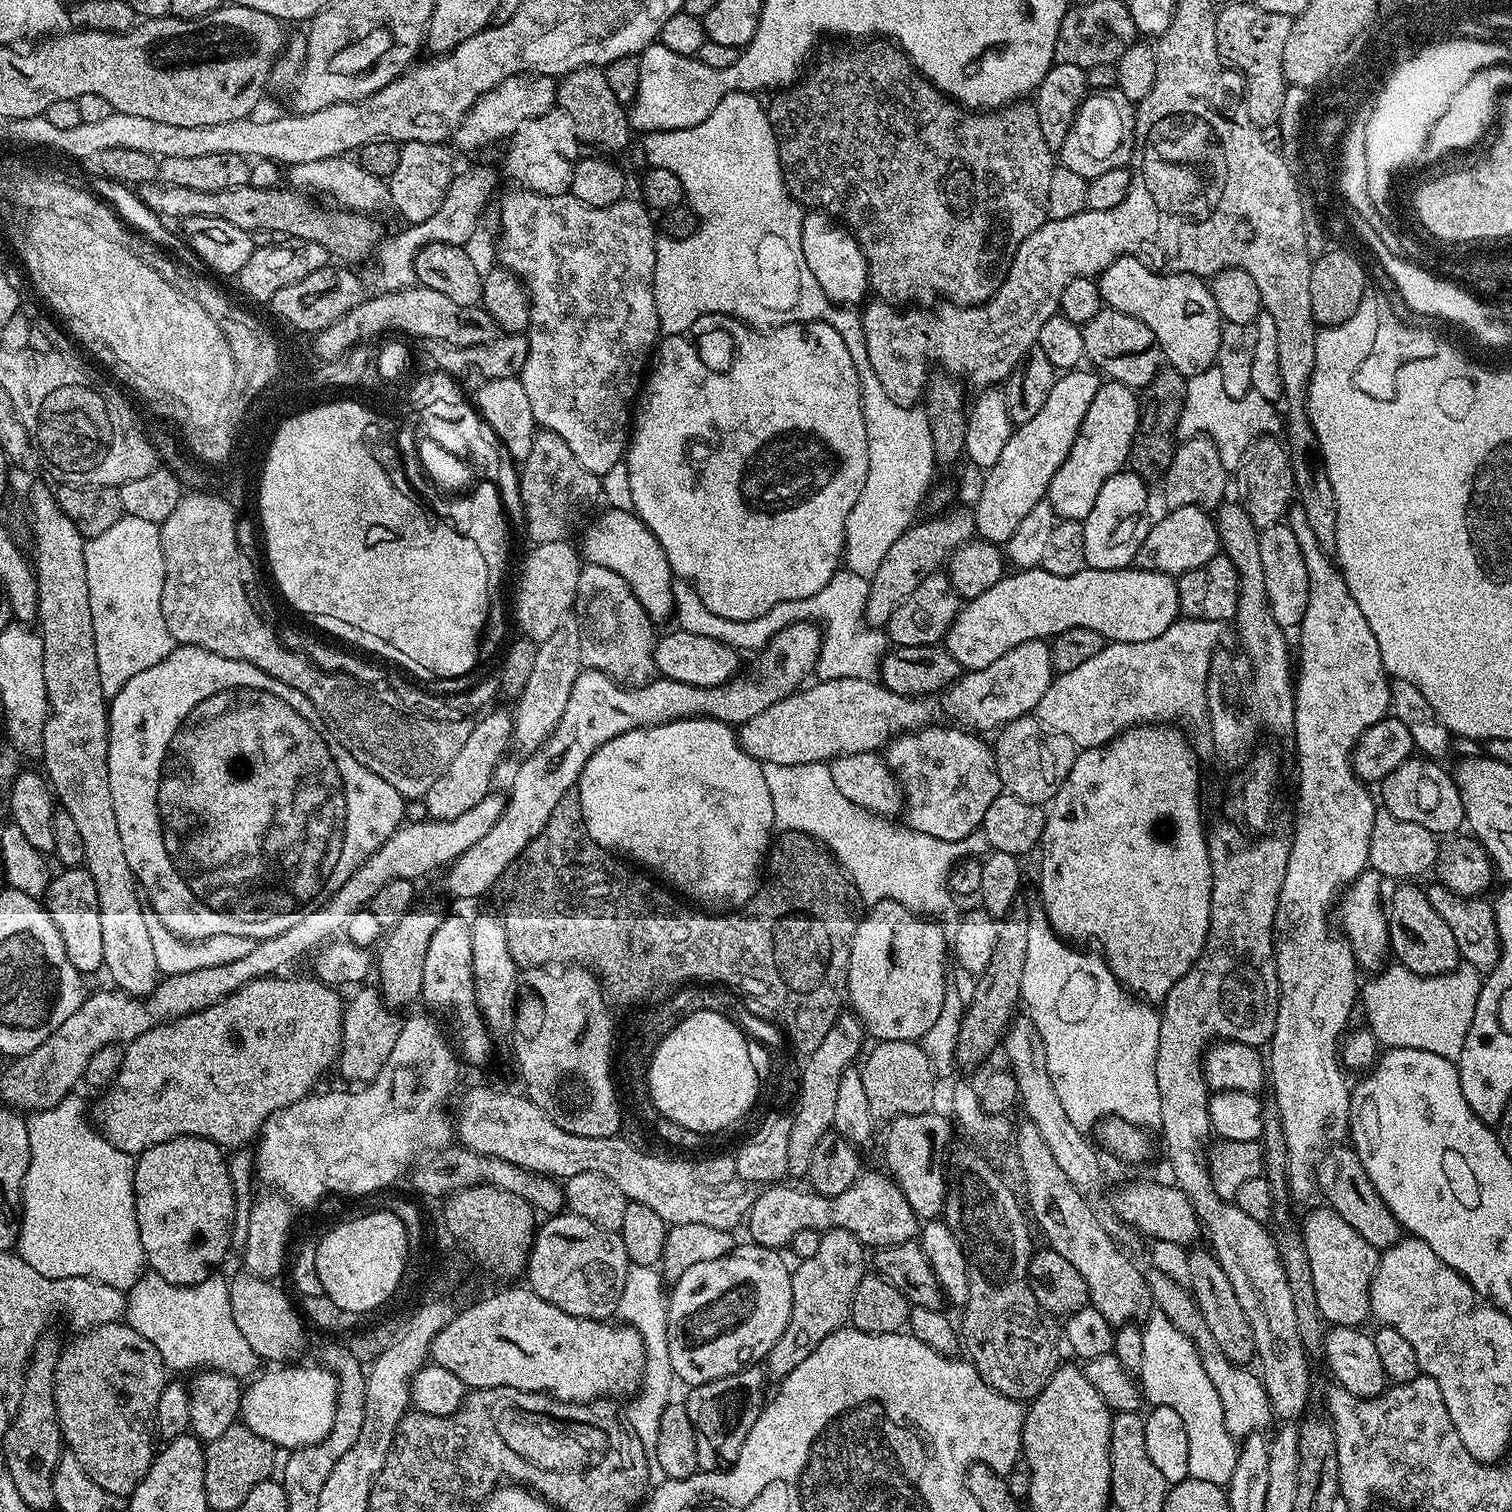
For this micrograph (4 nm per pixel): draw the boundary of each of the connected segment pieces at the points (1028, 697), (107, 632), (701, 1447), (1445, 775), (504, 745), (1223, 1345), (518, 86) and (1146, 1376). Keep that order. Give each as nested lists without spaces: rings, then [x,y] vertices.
[[[1049,641],[1022,642],[1014,646],[1014,650],[1006,650],[1006,654],[998,658],[998,662],[990,662],[990,666],[985,668],[965,671],[960,679],[947,689],[943,697],[944,708],[956,719],[953,721],[981,733],[991,733],[1036,709],[1042,694],[1046,694],[1053,679],[1054,653]]]
[[[121,516],[110,530],[91,537],[85,543],[86,586],[90,586],[90,618],[94,618],[94,646],[98,654],[98,678],[102,682],[105,697],[111,698],[142,670],[158,666],[162,658],[172,652],[174,641],[166,630],[166,618],[162,618],[162,586],[164,585],[164,559],[160,525],[146,522],[146,518]]]
[[[749,1366],[741,1372],[718,1378],[714,1382],[689,1387],[686,1410],[694,1426],[698,1446],[698,1469],[701,1472],[718,1472],[727,1469],[738,1458],[750,1426],[758,1422],[766,1403],[764,1396],[766,1372],[763,1367]]]
[[[1413,758],[1402,762],[1402,766],[1398,766],[1398,770],[1386,774],[1386,778],[1378,785],[1383,811],[1394,814],[1394,818],[1402,818],[1402,822],[1418,822],[1418,826],[1426,826],[1426,830],[1437,834],[1452,832],[1459,824],[1463,825],[1465,823],[1464,807],[1453,773],[1449,769],[1447,772],[1446,769],[1439,768],[1436,764],[1439,763],[1432,758]]]
[[[493,707],[485,711],[473,723],[470,738],[466,738],[462,750],[454,754],[454,762],[442,770],[442,775],[426,790],[423,802],[428,811],[429,817],[434,820],[453,820],[466,814],[466,810],[471,810],[486,798],[489,792],[493,791],[492,775],[496,772],[496,767],[500,764],[500,759],[504,756],[504,751],[510,748],[512,739],[513,713],[504,708]]]
[[[1196,1246],[1191,1249],[1188,1256],[1187,1287],[1192,1293],[1214,1342],[1218,1342],[1218,1350],[1230,1358],[1230,1362],[1241,1366],[1253,1363],[1256,1355],[1254,1346],[1254,1330],[1250,1330],[1250,1322],[1246,1322],[1246,1313],[1238,1303],[1238,1294],[1234,1294],[1234,1286],[1230,1286],[1230,1278],[1226,1278],[1226,1270],[1216,1261],[1215,1256],[1207,1247]]]
[[[523,75],[506,78],[498,86],[494,86],[494,90],[490,90],[482,98],[478,98],[478,102],[464,115],[462,122],[452,133],[451,143],[456,143],[464,152],[472,152],[475,148],[484,148],[487,144],[494,143],[495,140],[507,141],[518,130],[518,126],[522,125],[522,122],[526,122],[527,119],[538,118],[539,115],[544,115],[557,107],[556,85],[557,81],[551,76],[529,78],[527,75]]]
[[[1155,1314],[1142,1324],[1142,1366],[1138,1373],[1138,1383],[1142,1396],[1149,1405],[1170,1406],[1178,1410],[1186,1425],[1186,1438],[1190,1438],[1189,1477],[1202,1482],[1214,1482],[1226,1486],[1234,1474],[1237,1437],[1226,1430],[1226,1418],[1222,1416],[1222,1398],[1210,1382],[1210,1374],[1200,1361],[1200,1351],[1196,1342],[1166,1314]]]

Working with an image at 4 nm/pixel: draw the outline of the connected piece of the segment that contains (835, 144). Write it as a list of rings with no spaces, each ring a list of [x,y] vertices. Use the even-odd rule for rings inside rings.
[[[872,38],[857,44],[860,44],[857,48],[840,48],[833,56],[822,57],[812,69],[807,69],[803,79],[791,88],[773,95],[776,97],[773,98],[772,105],[767,105],[766,111],[776,135],[784,185],[797,204],[808,210],[828,213],[856,237],[868,263],[871,291],[876,292],[879,299],[893,306],[916,306],[921,302],[928,302],[924,300],[935,301],[937,298],[950,304],[965,306],[985,304],[996,291],[1012,255],[1018,250],[1018,246],[1022,246],[1022,242],[1026,242],[1022,234],[1034,230],[1038,222],[1048,219],[1050,174],[1054,174],[1058,164],[1054,159],[1054,149],[1042,138],[1042,126],[1038,126],[1038,114],[1034,114],[1035,103],[1017,102],[1005,104],[1003,108],[995,110],[969,110],[943,92],[936,91],[919,71],[913,69],[911,60],[895,43],[884,38]]]

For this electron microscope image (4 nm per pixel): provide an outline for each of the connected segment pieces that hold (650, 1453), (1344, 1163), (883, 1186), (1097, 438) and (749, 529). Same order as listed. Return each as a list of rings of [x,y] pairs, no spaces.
[[[629,1265],[626,1283],[619,1296],[619,1306],[616,1311],[617,1319],[638,1330],[639,1336],[643,1338],[644,1366],[640,1376],[640,1387],[629,1401],[631,1404],[628,1410],[625,1409],[624,1417],[646,1454],[648,1485],[652,1488],[668,1479],[668,1475],[658,1461],[658,1431],[662,1414],[672,1398],[670,1397],[672,1384],[674,1385],[676,1380],[673,1368],[670,1366],[667,1293],[662,1286],[664,1287],[664,1279],[654,1266]]]
[[[1333,1146],[1320,1157],[1316,1165],[1316,1183],[1319,1195],[1324,1195],[1327,1207],[1333,1208],[1370,1246],[1377,1250],[1388,1248],[1402,1239],[1400,1223],[1390,1214],[1390,1206],[1382,1202],[1382,1194],[1374,1190],[1374,1182],[1370,1182],[1370,1174],[1366,1174],[1366,1166],[1362,1166],[1362,1158],[1350,1146]]]
[[[883,1171],[867,1172],[857,1176],[842,1194],[833,1196],[822,1196],[803,1187],[787,1188],[784,1182],[765,1187],[746,1217],[751,1243],[780,1250],[783,1244],[791,1245],[798,1230],[818,1230],[823,1234],[832,1228],[850,1230],[868,1250],[889,1248],[913,1239],[918,1232],[918,1217],[906,1202],[906,1194],[902,1194],[891,1175]]]
[[[1108,380],[1101,383],[1098,394],[1094,394],[1094,402],[1090,402],[1090,410],[1086,410],[1086,418],[1082,418],[1078,438],[1074,438],[1074,446],[1070,454],[1066,454],[1066,462],[1058,466],[1048,487],[1048,505],[1061,521],[1083,522],[1090,510],[1094,510],[1094,498],[1098,498],[1102,482],[1129,463],[1128,455],[1138,426],[1140,406],[1137,393],[1122,382]]]
[[[711,312],[695,320],[685,332],[664,336],[654,349],[654,359],[651,361],[650,371],[642,384],[642,395],[639,397],[638,407],[634,412],[634,427],[631,429],[626,449],[626,463],[630,474],[632,511],[652,531],[654,538],[658,538],[662,550],[666,550],[666,558],[672,567],[673,577],[691,584],[692,589],[698,594],[698,598],[702,598],[702,602],[712,614],[718,614],[718,618],[726,618],[727,620],[757,620],[759,616],[764,616],[779,603],[810,598],[811,595],[822,590],[830,582],[831,576],[841,567],[846,522],[850,518],[850,510],[854,510],[854,502],[858,502],[858,494],[862,494],[862,486],[866,486],[868,435],[864,421],[864,403],[860,397],[860,375],[856,373],[856,367],[850,358],[850,350],[846,350],[846,342],[842,342],[842,334],[838,334],[838,330],[834,330],[834,326],[824,324],[821,320],[814,320],[807,324],[783,324],[780,328],[761,330],[736,319],[734,316],[724,316],[720,312]]]

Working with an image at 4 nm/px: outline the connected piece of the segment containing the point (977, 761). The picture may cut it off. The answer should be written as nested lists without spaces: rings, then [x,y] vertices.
[[[921,726],[914,732],[901,732],[892,737],[886,745],[886,759],[888,761],[888,769],[896,776],[896,783],[900,785],[900,792],[904,795],[903,807],[908,812],[907,827],[912,828],[916,832],[925,832],[934,838],[942,838],[953,842],[961,842],[972,831],[979,829],[983,825],[986,818],[986,810],[990,810],[990,802],[994,802],[994,798],[1002,795],[1000,779],[998,778],[998,766],[996,765],[996,753],[979,735],[973,734],[971,731],[965,730],[960,726],[952,726],[956,728],[932,728],[933,726]]]

